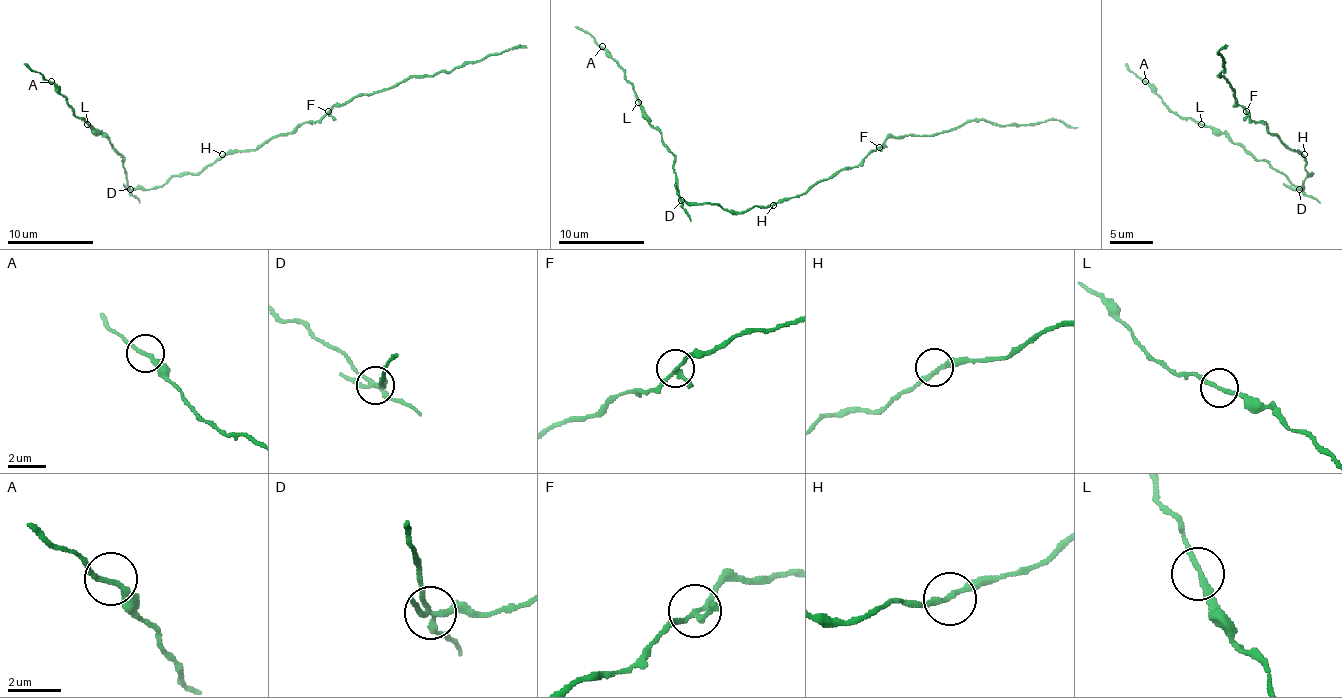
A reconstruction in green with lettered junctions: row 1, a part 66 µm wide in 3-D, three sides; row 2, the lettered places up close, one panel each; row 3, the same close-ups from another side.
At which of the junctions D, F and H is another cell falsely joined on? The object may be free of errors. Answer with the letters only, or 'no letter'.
D

